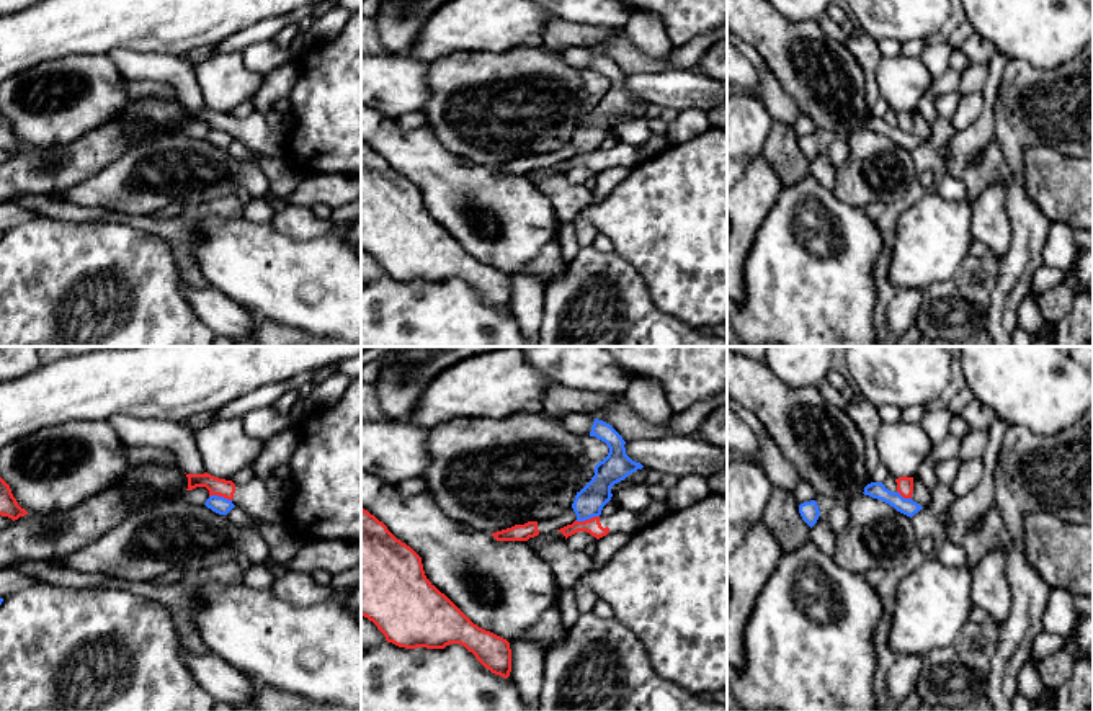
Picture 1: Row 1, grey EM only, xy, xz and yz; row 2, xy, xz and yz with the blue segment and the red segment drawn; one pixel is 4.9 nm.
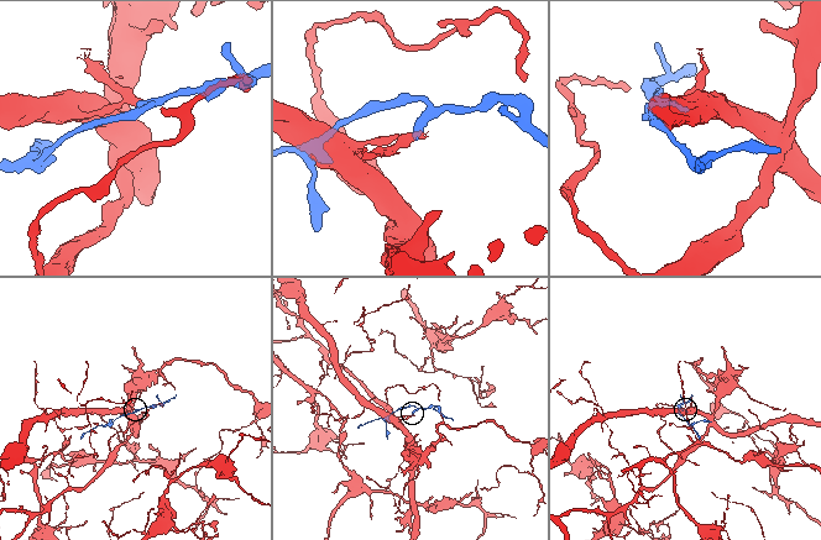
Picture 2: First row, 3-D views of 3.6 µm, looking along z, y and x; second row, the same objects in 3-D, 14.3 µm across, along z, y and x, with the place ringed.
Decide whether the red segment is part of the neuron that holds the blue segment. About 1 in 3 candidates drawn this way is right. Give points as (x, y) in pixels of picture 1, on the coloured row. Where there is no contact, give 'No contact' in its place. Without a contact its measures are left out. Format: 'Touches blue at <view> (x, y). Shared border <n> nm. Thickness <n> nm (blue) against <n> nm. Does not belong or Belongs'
Touches blue at xz (587, 518). Shared border 120 nm. Thickness 150 nm (blue) against 80 nm. Does not belong

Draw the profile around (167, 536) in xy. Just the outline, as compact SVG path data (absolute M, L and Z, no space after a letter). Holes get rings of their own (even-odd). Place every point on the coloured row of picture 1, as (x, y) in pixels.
M162 502L131 513L93 543L59 559L64 569L106 574L118 580L150 582L170 570L201 570L243 554L252 564L268 559L268 544L255 528L240 528L206 505Z

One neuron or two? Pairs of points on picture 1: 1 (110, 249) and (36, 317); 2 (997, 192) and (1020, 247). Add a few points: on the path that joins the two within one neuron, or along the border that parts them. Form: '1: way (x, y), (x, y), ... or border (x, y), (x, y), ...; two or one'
1: way (92, 267), (82, 270), (54, 299); one
2: border (1008, 190), (1007, 214), (1012, 242), (1000, 259); two

